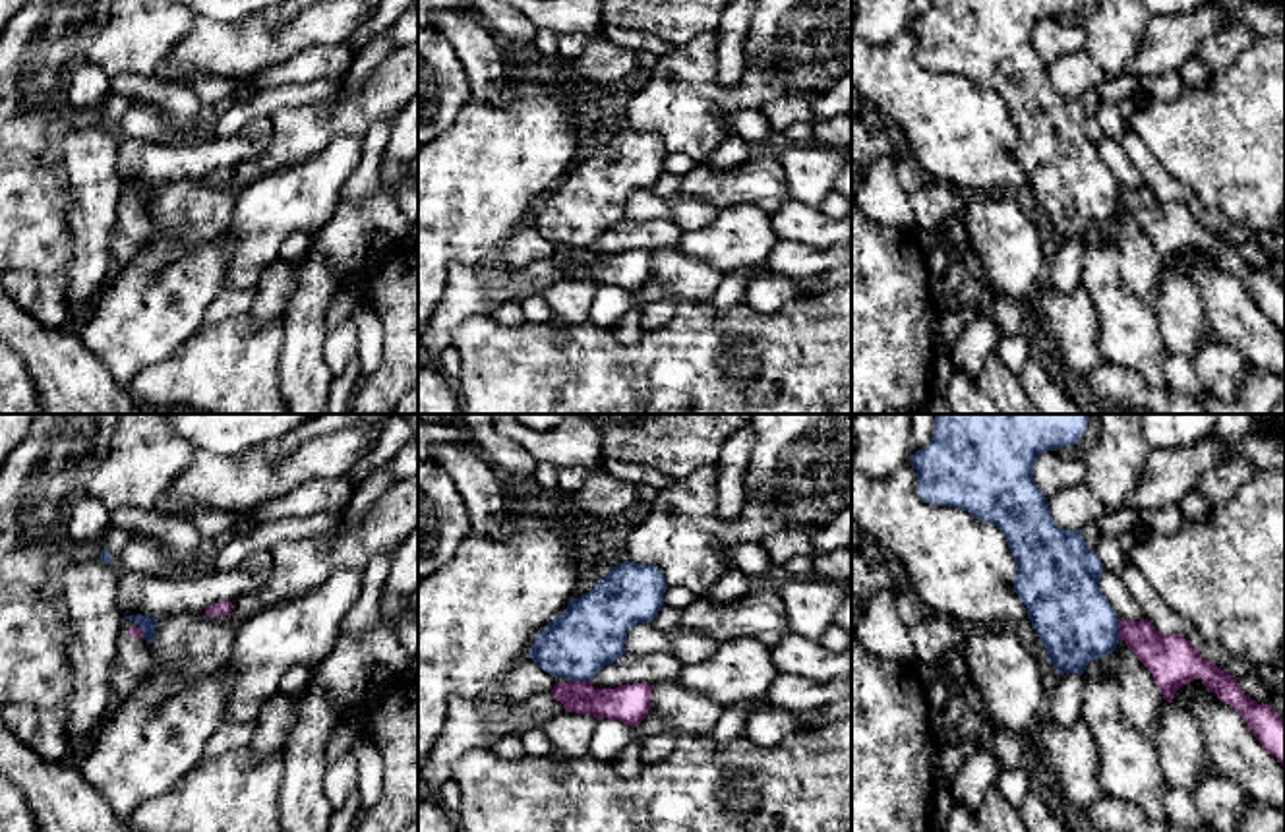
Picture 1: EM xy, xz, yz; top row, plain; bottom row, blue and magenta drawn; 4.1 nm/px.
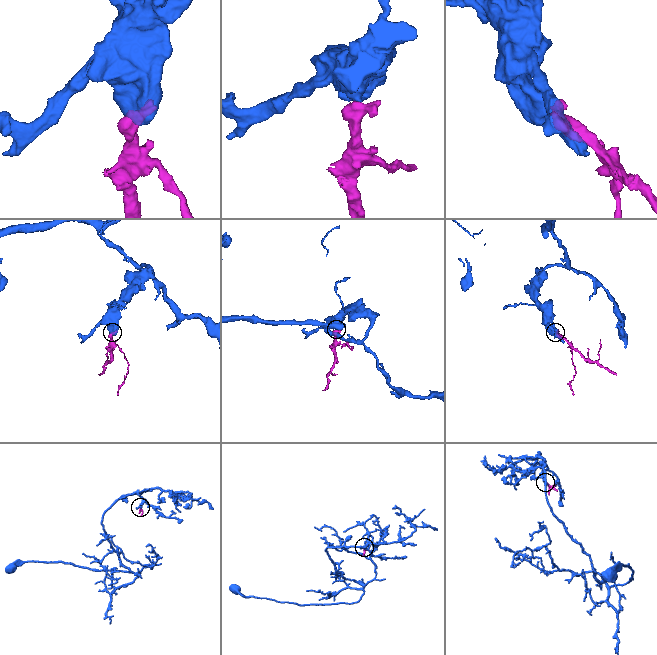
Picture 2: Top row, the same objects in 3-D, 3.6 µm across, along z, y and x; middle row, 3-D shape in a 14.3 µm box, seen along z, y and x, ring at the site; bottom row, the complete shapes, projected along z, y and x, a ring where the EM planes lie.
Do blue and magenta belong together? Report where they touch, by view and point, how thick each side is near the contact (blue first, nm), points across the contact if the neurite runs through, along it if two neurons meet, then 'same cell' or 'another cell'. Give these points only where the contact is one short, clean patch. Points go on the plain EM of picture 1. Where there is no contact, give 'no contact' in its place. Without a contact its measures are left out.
contact xz (579, 246); calibres 300 and 160 nm; border xz (569, 246), (589, 248); another cell

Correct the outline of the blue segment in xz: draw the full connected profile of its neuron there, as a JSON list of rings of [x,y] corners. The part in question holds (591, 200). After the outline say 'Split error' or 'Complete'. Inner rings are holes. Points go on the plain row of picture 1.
[[[623,128],[596,147],[596,153],[575,164],[534,207],[530,224],[553,244],[590,248],[600,236],[617,228],[625,219],[627,199],[639,190],[652,190],[664,172],[668,151],[654,132]]]. Complete

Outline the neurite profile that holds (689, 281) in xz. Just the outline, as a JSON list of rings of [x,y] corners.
[[[668,248],[654,253],[648,281],[664,286],[664,298],[673,298],[679,304],[706,304],[716,294],[724,275],[710,263]]]

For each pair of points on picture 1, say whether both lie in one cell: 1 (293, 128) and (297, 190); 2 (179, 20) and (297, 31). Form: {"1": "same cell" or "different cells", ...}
{"1": "different cells", "2": "different cells"}

